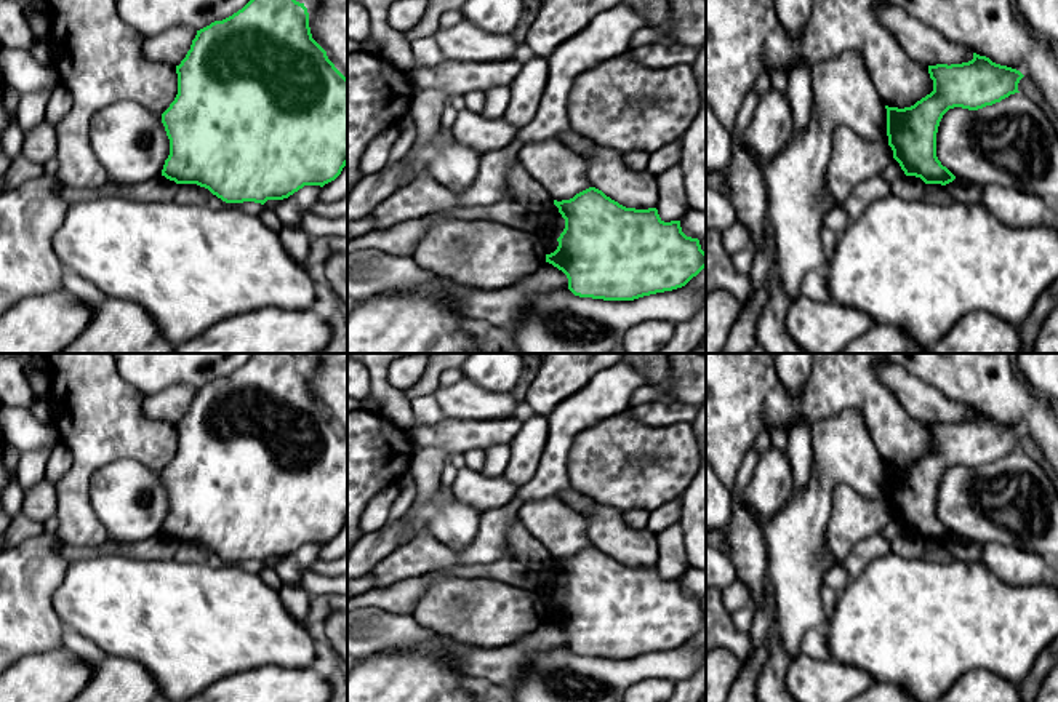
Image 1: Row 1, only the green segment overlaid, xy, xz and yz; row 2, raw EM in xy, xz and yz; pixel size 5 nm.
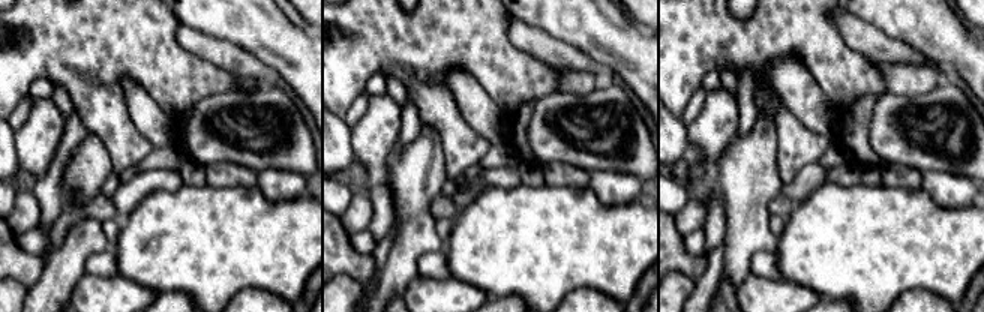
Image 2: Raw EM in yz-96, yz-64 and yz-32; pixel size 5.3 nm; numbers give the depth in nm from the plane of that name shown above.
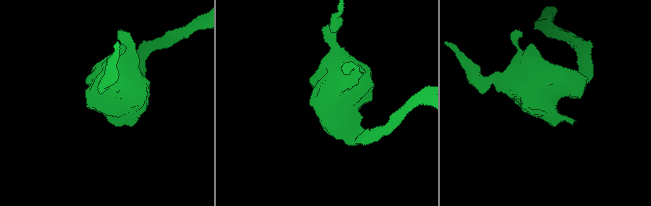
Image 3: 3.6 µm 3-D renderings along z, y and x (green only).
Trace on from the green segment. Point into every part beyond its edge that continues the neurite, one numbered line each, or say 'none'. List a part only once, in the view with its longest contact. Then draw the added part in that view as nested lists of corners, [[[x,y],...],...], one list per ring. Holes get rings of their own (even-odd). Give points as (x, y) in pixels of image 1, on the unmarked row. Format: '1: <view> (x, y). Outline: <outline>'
none

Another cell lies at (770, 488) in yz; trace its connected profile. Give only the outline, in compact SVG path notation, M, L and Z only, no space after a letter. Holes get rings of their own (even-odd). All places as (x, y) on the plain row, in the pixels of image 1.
M771 446L759 454L754 475L741 499L754 512L762 528L786 505L794 494L792 467L787 451Z

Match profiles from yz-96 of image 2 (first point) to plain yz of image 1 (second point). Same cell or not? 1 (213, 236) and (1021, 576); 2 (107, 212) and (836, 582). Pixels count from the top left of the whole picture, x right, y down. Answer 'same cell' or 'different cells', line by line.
1: different cells
2: same cell

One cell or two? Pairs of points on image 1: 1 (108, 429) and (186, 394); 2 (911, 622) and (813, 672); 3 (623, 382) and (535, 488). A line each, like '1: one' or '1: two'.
1: two
2: two
3: one

